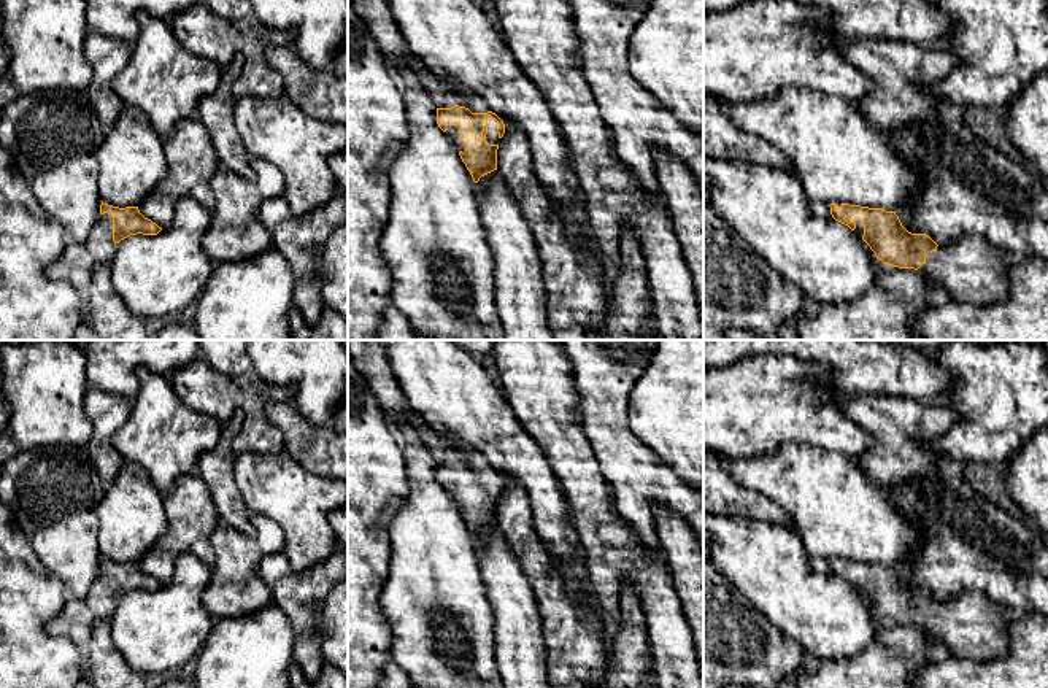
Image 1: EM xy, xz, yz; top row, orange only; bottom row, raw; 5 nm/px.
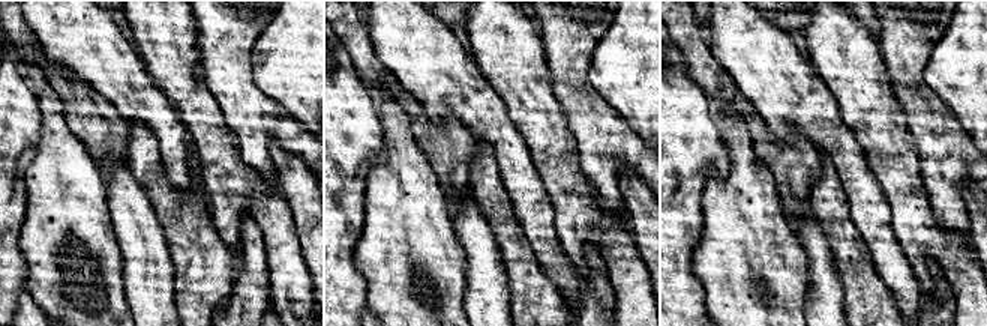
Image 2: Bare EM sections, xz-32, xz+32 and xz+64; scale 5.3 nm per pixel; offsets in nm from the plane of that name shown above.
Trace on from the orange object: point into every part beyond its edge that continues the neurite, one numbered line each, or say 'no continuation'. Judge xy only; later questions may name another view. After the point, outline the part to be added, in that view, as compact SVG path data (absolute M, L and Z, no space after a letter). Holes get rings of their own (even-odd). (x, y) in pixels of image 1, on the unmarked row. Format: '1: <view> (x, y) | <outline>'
1: xy (75, 622) | M103 569L84 597L68 596L62 612L54 616L46 629L54 637L67 637L76 645L87 645L97 620L110 620L114 610L113 574Z

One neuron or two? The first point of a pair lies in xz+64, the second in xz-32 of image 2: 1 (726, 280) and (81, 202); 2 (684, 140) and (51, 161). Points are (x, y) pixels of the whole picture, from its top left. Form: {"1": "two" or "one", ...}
{"1": "one", "2": "two"}

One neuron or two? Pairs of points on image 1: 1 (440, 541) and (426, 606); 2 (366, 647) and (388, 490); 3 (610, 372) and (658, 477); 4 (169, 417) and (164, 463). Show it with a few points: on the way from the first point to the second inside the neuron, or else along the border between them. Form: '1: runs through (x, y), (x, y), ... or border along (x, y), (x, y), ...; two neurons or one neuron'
1: runs through (434, 556), (434, 590); one neuron
2: runs through (364, 607), (364, 529); one neuron
3: runs through (610, 399), (610, 431), (631, 452); one neuron
4: runs through (165, 428), (165, 452); one neuron

